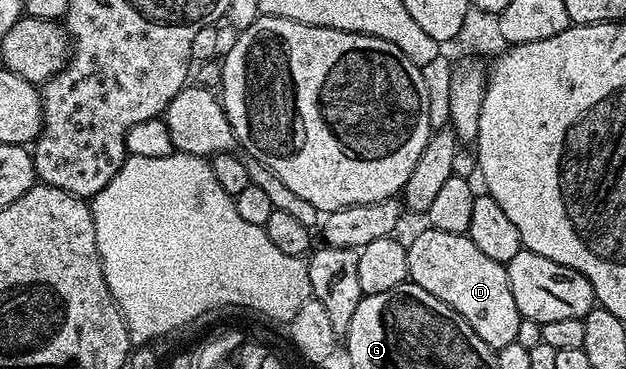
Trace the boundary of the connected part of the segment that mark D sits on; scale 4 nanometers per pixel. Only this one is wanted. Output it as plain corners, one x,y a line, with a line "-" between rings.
423,227
407,245
407,276
410,284
425,287
429,295
437,295
441,303
457,311
490,349
509,347
517,339
521,318
513,291
509,291
507,267
484,255
466,233

